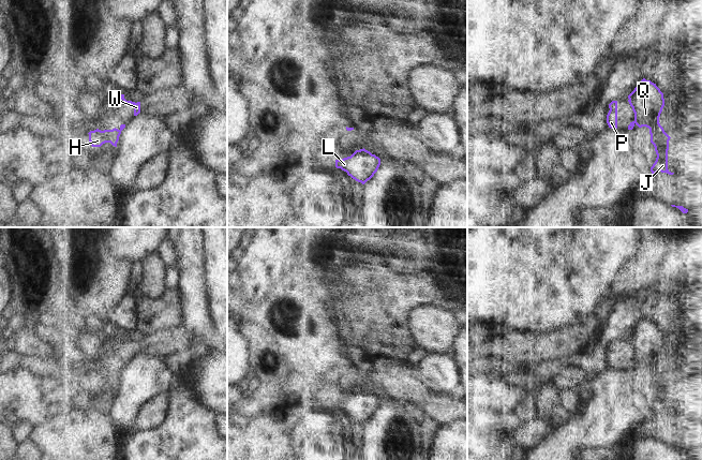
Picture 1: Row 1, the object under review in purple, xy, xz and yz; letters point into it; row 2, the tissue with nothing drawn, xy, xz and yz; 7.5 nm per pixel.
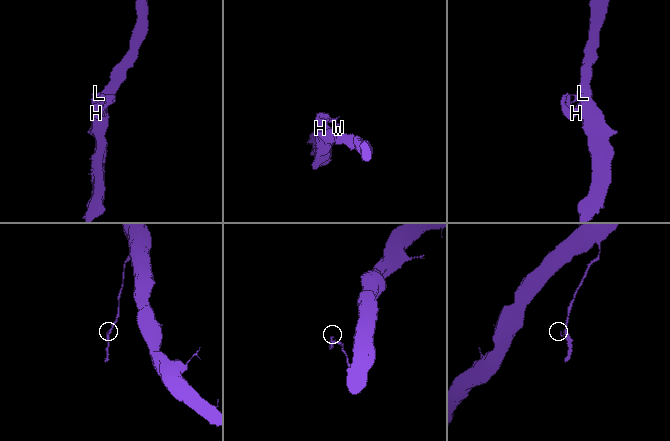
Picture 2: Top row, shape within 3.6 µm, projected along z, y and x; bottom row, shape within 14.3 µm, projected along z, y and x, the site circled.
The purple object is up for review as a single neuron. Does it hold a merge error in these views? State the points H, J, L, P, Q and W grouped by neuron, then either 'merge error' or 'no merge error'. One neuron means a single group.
H P W / J L Q; merge error

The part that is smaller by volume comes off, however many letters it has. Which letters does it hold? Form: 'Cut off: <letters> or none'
Cut off: H, P, W

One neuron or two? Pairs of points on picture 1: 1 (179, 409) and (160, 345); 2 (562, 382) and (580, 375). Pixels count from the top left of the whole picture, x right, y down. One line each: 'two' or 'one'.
1: two
2: one

